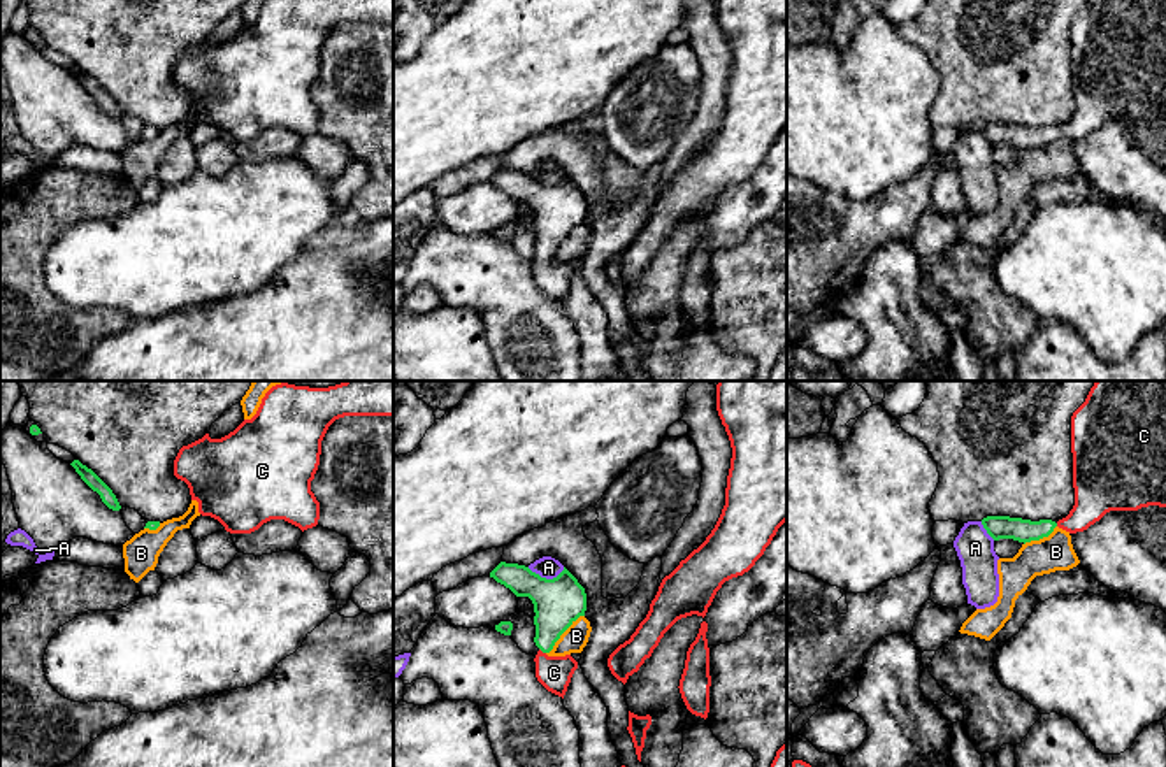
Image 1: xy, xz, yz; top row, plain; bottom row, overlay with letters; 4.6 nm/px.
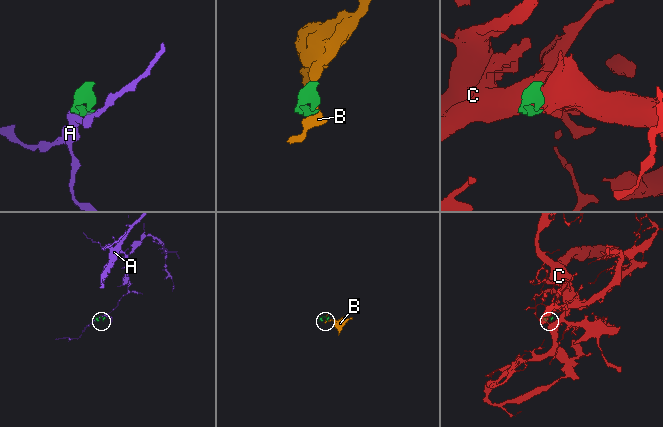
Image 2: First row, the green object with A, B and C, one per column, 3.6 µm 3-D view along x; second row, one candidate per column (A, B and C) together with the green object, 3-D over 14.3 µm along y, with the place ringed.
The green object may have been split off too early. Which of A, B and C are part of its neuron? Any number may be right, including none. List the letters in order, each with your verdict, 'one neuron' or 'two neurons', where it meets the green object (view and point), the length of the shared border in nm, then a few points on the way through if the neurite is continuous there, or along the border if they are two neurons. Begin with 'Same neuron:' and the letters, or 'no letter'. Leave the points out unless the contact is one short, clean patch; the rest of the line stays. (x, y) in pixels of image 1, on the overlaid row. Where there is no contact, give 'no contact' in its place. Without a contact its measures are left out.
Same neuron: C
A: two neurons; contact xz (545, 578); length 180 nm; border xz (527, 567), (547, 578), (555, 578), (564, 569)
B: two neurons; contact xz (562, 632); length 260 nm; border xz (583, 615), (547, 653)
C: one neuron; contact xz (543, 652); length 40 nm; way xz (557, 602), (543, 652), (543, 662), (554, 673)

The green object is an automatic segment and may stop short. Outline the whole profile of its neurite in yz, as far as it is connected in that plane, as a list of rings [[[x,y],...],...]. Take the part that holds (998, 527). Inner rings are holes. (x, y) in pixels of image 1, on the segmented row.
[[[987,516],[982,525],[994,541],[1013,539],[1024,544],[1048,537],[1057,527],[1052,520],[1031,521],[1010,516]]]

